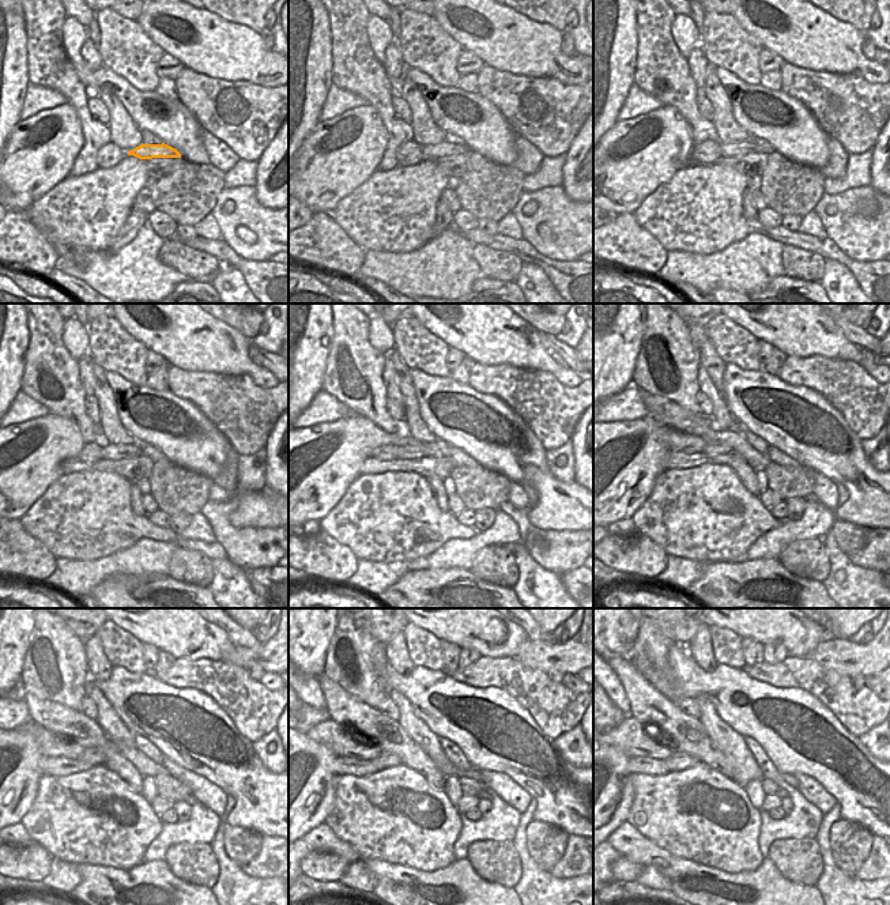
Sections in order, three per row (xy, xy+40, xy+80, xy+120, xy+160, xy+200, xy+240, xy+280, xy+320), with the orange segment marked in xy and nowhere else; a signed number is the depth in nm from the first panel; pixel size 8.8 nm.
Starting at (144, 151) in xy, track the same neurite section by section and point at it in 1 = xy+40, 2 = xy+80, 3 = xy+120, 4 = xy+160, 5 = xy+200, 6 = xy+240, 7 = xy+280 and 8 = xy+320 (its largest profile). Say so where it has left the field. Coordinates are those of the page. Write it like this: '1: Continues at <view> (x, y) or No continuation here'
1: Continues at xy+40 (430, 151)
2: Continues at xy+80 (728, 150)
3: Continues at xy+120 (112, 451)
4: Continues at xy+160 (414, 449)
5: Continues at xy+200 (711, 448)
6: Continues at xy+240 (91, 755)
7: Continues at xy+280 (385, 760)
8: Continues at xy+320 (679, 761)

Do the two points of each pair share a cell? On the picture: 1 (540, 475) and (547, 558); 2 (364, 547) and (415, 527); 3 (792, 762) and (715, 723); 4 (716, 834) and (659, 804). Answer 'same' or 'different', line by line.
1: different
2: same
3: different
4: same

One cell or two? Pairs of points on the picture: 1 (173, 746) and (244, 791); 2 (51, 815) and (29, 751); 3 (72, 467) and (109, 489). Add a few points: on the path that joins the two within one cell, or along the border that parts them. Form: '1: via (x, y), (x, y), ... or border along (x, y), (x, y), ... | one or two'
1: via (191, 753), (207, 755), (226, 773) | one
2: border along (42, 775), (37, 795), (26, 811) | two
3: border along (110, 472), (90, 470), (63, 475) | two

